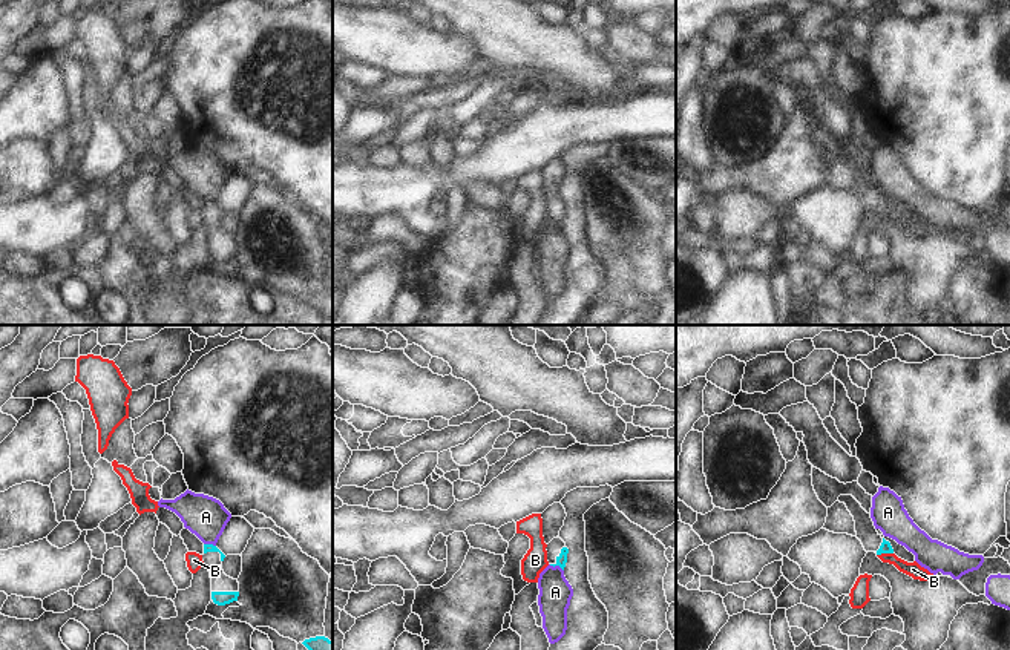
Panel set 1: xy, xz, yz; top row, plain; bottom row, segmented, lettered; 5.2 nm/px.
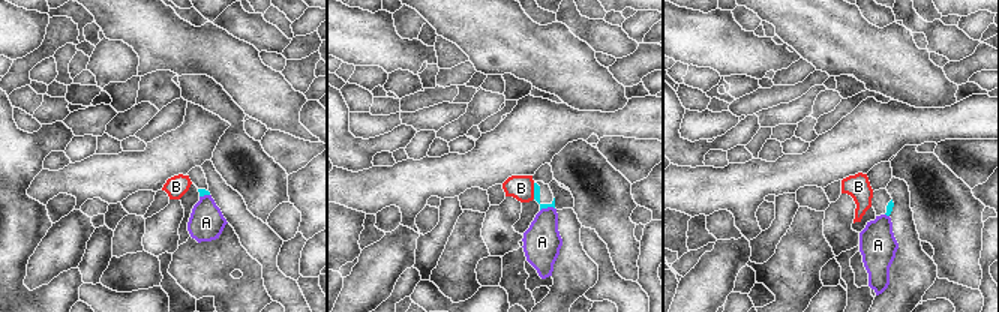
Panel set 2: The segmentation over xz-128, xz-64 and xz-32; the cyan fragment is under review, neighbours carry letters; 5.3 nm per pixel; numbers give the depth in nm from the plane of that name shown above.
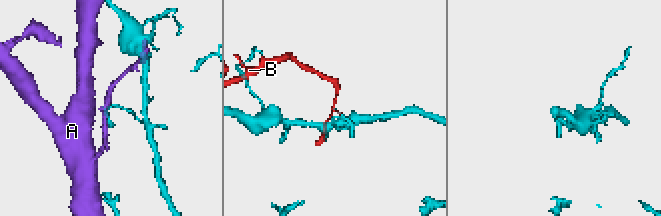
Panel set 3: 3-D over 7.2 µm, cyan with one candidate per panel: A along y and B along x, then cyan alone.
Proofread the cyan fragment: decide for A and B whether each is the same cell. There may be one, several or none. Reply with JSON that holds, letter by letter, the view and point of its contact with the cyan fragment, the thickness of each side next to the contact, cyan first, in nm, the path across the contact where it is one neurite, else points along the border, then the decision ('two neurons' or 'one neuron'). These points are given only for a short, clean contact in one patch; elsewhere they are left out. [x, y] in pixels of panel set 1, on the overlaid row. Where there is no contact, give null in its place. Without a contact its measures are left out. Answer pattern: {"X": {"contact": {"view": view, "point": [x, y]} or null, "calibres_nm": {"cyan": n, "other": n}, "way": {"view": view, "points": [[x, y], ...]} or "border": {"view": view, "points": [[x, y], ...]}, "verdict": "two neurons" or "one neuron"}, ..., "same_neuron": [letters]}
{"A": {"contact": {"view": "xz", "point": [557, 564]}, "calibres_nm": {"cyan": 60, "other": 170}, "verdict": "two neurons"}, "B": {"contact": {"view": "yz", "point": [885, 552]}, "calibres_nm": {"cyan": 60, "other": 80}, "border": {"view": "yz", "points": [[892, 552], [877, 555]]}, "verdict": "two neurons"}, "same_neuron": []}

